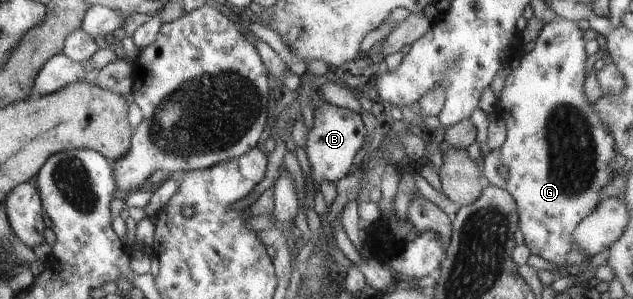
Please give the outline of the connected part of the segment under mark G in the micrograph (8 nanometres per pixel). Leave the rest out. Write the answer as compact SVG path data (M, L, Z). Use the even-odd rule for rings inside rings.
M556 16L550 23L545 23L534 41L533 49L521 55L519 65L507 73L495 109L507 127L505 141L499 149L493 149L485 155L482 169L486 184L506 190L514 198L523 244L531 254L549 261L551 265L557 265L559 271L550 271L556 278L565 275L575 277L579 271L587 269L585 261L588 262L589 257L575 249L574 230L598 208L601 200L598 193L612 181L609 163L617 152L606 123L601 121L594 106L589 105L583 97L581 85L585 79L585 41L581 39L576 22ZM503 166L505 175L499 173Z

